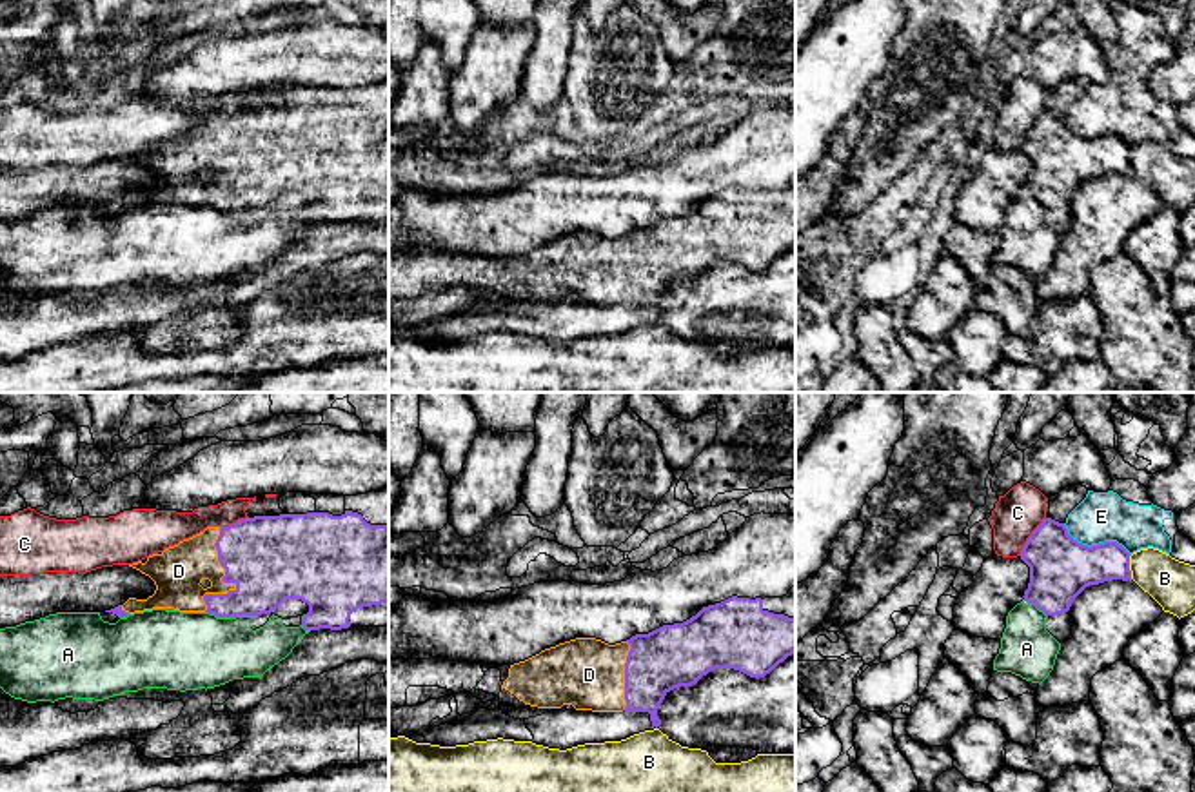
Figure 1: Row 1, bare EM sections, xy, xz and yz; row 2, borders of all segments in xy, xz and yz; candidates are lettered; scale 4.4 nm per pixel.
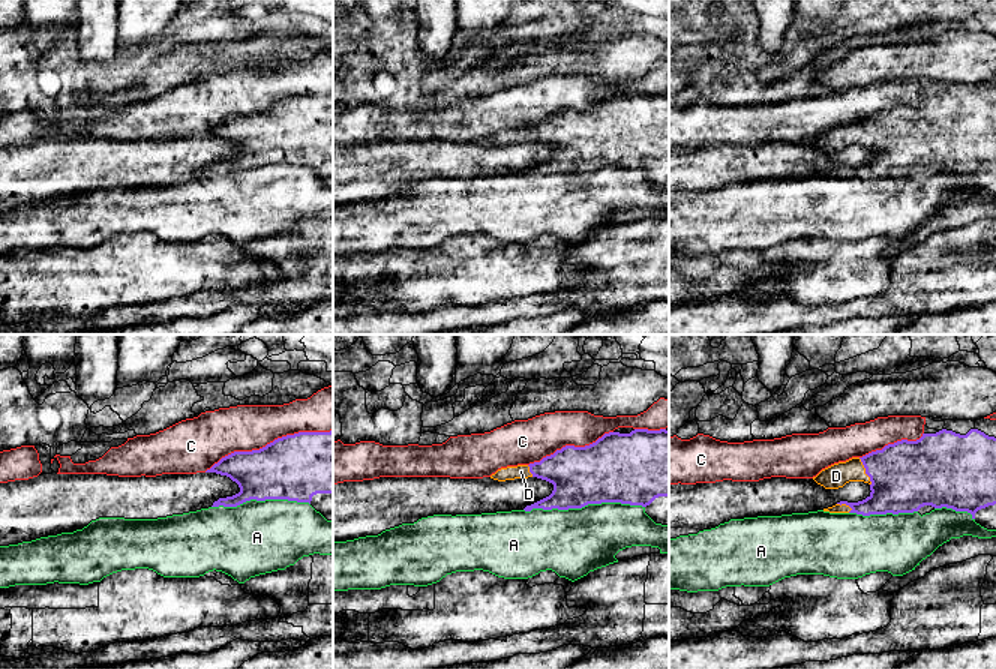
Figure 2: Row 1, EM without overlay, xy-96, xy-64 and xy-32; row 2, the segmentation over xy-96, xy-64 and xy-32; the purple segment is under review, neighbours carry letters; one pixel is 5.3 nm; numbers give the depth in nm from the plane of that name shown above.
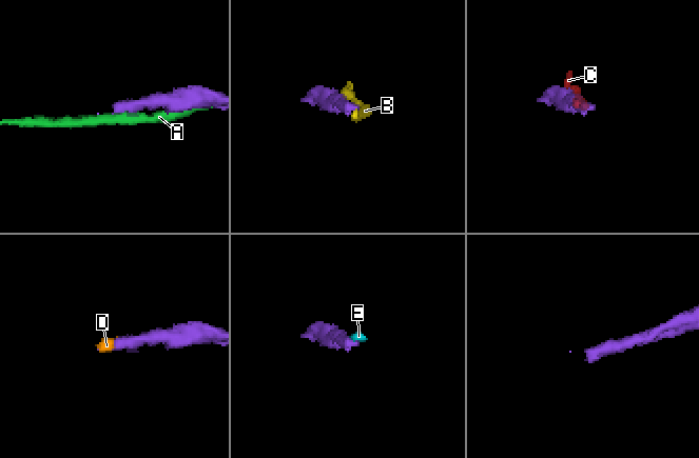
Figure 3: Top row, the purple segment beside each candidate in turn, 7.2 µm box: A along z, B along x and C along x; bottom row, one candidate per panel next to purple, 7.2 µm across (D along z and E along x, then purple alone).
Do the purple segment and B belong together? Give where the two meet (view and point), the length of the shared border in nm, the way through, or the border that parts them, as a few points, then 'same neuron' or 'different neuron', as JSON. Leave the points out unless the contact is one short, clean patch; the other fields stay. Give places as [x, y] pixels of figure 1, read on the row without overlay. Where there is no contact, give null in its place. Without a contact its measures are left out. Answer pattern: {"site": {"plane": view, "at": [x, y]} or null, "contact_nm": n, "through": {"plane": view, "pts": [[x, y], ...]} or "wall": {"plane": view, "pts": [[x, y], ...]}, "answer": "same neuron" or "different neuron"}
{"site": {"plane": "yz", "at": [1128, 160]}, "contact_nm": 110, "answer": "different neuron"}

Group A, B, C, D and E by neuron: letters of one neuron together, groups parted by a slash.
A / B / C / D / E

